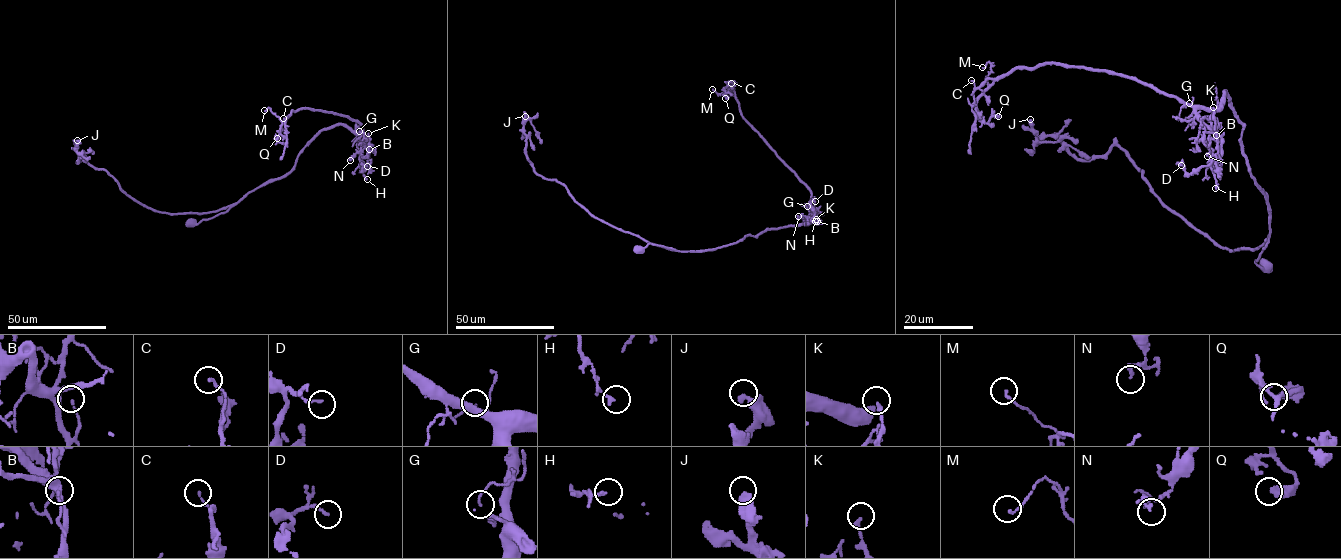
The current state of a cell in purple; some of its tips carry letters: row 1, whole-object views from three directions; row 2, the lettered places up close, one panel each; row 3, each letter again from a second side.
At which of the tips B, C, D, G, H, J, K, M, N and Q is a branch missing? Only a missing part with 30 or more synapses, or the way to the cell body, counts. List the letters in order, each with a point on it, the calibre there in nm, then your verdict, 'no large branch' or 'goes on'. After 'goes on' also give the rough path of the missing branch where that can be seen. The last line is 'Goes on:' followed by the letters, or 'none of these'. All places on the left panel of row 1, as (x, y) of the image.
B: place (369, 149); calibre 110 nm; no large branch
C: place (283, 118); calibre 120 nm; no large branch
D: place (367, 166); calibre 170 nm; no large branch
G: place (359, 131); calibre 110 nm; no large branch
H: place (367, 179); calibre 180 nm; no large branch
J: place (77, 140); calibre 440 nm; no large branch
K: place (368, 133); calibre 180 nm; no large branch
M: place (264, 110); calibre 120 nm; no large branch
N: place (350, 160); calibre 150 nm; no large branch
Q: place (277, 138); calibre 420 nm; no large branch
Goes on: none of these

